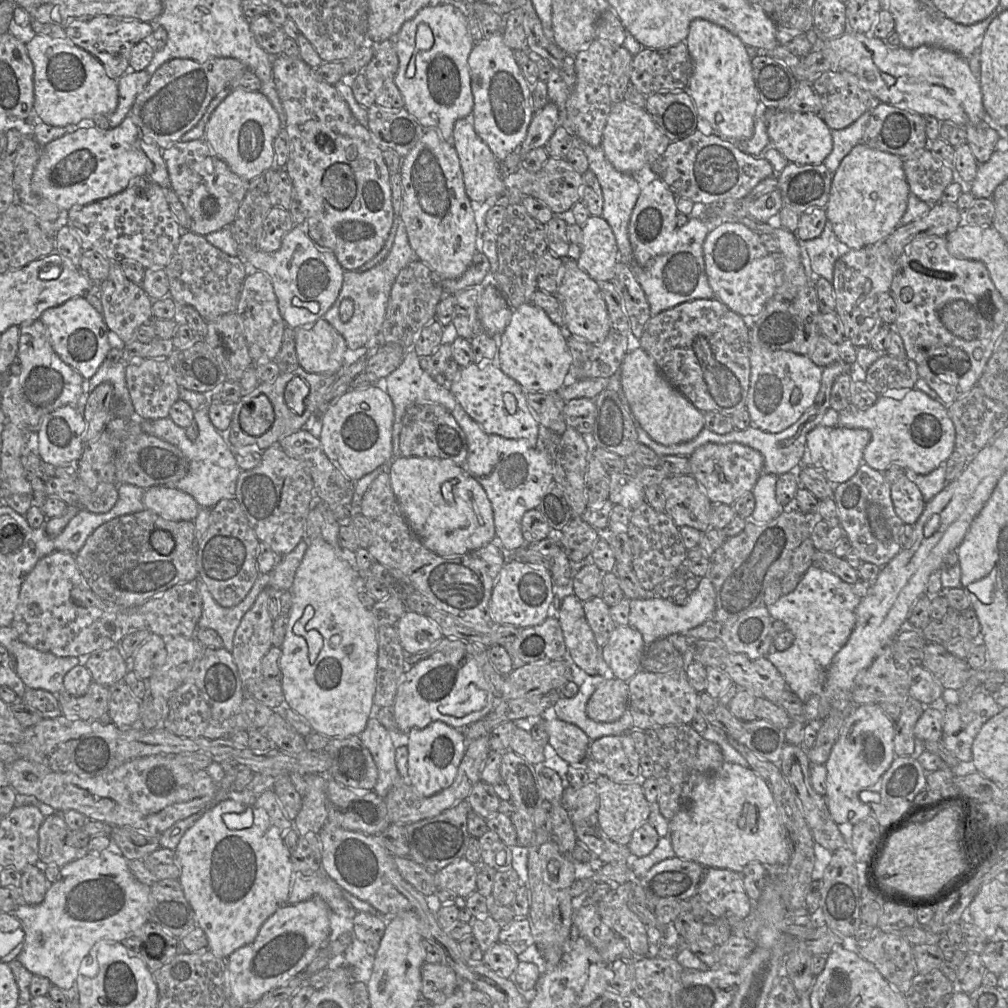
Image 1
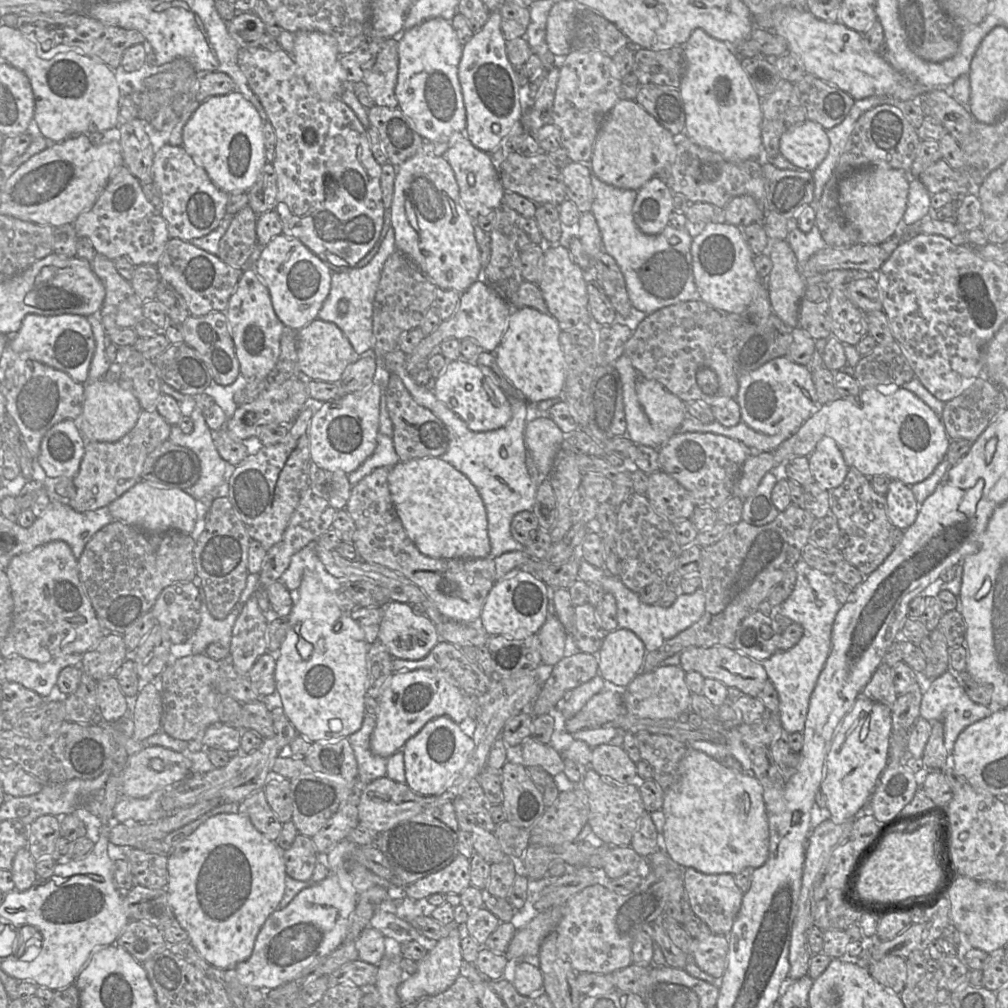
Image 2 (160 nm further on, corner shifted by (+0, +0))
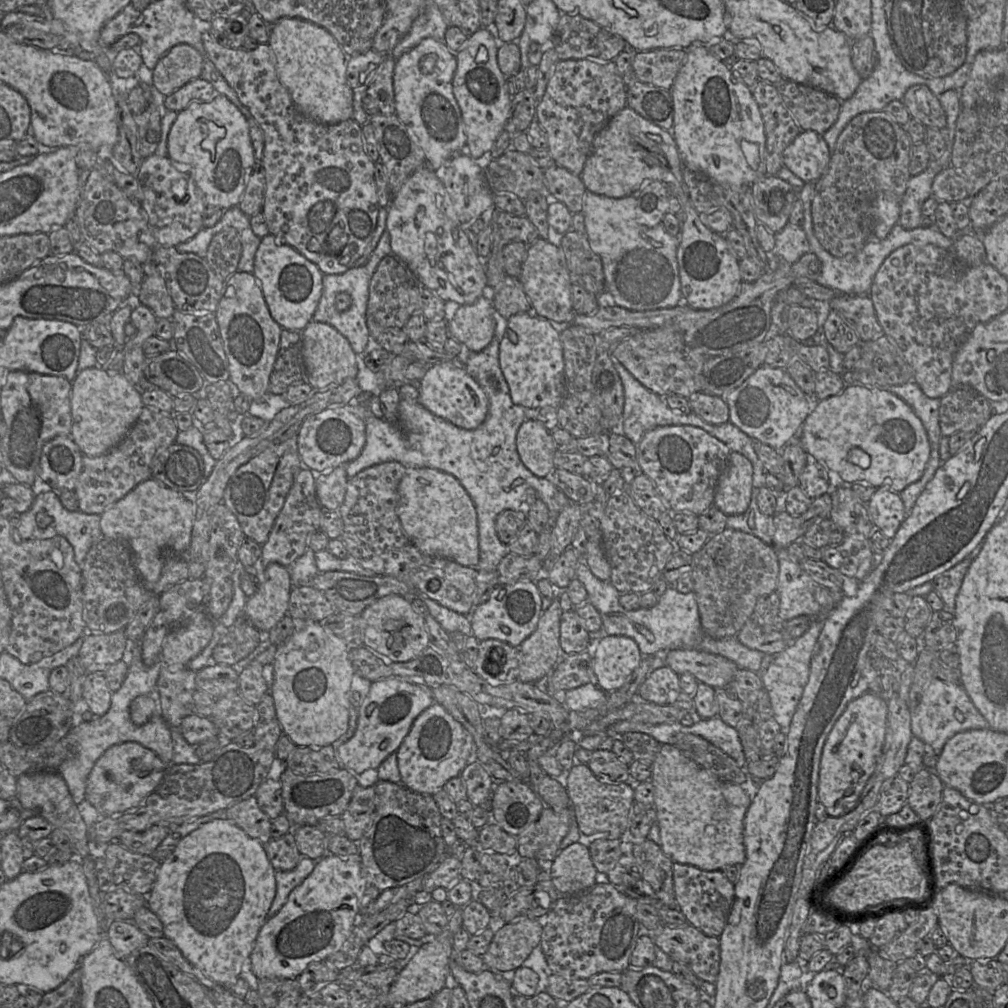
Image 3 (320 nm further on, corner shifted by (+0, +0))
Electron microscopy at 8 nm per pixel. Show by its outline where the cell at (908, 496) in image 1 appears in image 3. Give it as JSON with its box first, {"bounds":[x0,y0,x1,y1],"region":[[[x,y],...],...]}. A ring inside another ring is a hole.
{"bounds":[867,487,907,539],"region":[[[878,487],[867,502],[869,517],[874,526],[892,539],[907,516],[900,494],[888,487]]]}

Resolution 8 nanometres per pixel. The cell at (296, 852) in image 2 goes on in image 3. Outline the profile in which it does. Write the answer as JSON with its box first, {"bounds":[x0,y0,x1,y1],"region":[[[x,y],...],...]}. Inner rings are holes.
{"bounds":[264,832,302,871],"region":[[[289,832],[280,838],[269,840],[264,845],[264,848],[270,863],[276,871],[294,869],[302,857],[297,848],[293,832]]]}

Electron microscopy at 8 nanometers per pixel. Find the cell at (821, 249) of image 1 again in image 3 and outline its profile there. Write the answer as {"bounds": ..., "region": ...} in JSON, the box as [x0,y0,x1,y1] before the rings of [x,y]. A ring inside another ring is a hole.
{"bounds":[772,223,811,264],"region":[[[788,223],[775,234],[775,247],[772,251],[787,263],[794,264],[804,254],[811,253],[811,247],[804,230]]]}

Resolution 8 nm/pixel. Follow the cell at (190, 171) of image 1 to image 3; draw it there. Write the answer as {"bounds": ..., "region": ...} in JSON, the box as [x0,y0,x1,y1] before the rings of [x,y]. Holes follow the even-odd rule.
{"bounds":[136,154,208,247],"region":[[[152,154],[145,158],[136,177],[142,189],[140,206],[148,215],[149,226],[158,246],[175,247],[203,228],[203,213],[208,207],[204,194],[193,176],[179,171],[168,156]]]}

